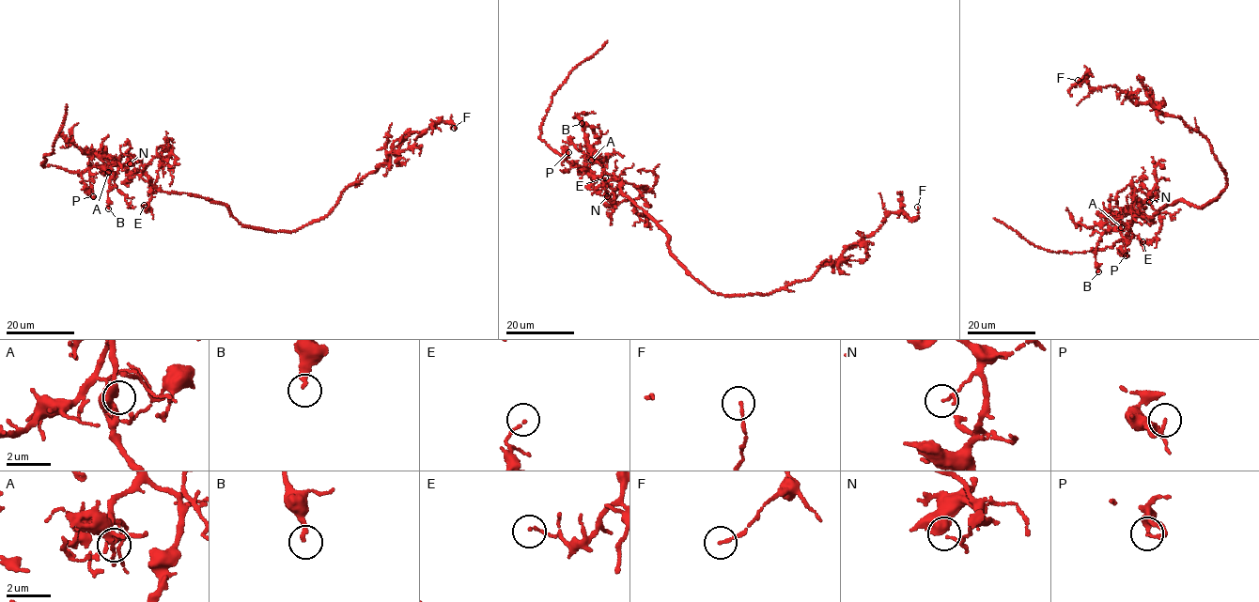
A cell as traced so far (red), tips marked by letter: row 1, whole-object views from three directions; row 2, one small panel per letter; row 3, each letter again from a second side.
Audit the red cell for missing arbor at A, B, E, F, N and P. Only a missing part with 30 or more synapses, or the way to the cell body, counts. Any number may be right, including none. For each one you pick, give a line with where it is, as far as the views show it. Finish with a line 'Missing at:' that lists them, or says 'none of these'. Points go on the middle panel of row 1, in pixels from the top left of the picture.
Missing at: none of these

